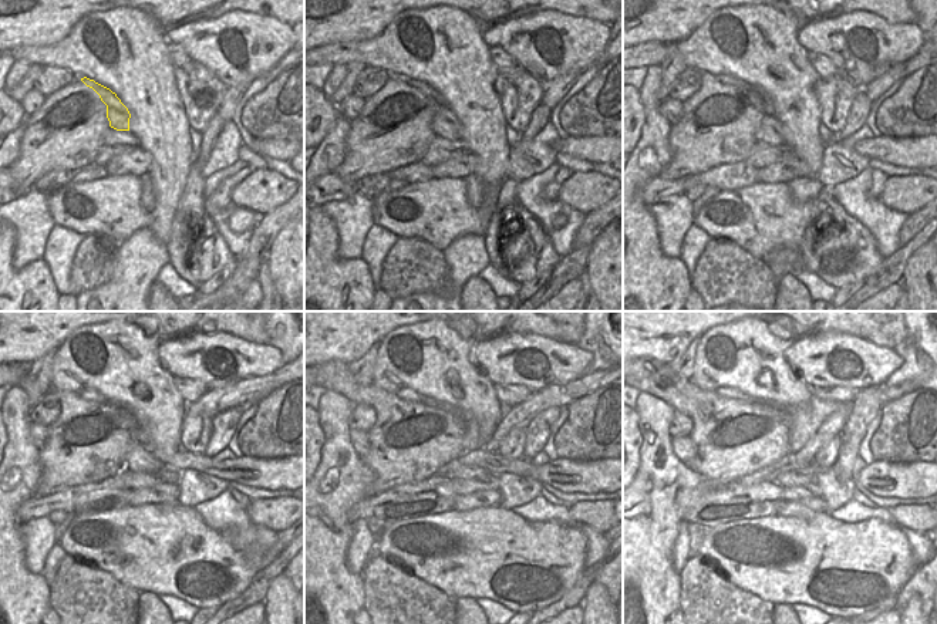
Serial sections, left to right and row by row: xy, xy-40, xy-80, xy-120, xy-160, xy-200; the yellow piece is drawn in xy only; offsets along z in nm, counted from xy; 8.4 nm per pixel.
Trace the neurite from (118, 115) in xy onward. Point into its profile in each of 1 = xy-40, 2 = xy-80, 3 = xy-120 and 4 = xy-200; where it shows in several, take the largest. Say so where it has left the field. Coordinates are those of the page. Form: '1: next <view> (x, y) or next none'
1: next xy-40 (444, 124)
2: next xy-80 (769, 131)
3: next xy-120 (138, 458)
4: next xy-200 (805, 476)

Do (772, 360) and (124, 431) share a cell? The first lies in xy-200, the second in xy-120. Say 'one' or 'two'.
two

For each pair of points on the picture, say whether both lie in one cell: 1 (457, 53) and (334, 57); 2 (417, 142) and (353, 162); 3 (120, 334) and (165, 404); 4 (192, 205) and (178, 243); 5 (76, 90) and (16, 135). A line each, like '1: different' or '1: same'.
1: same
2: same
3: same
4: same
5: different

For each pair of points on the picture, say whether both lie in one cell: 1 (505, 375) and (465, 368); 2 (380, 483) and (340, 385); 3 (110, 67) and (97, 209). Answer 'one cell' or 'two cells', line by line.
1: two cells
2: one cell
3: two cells

